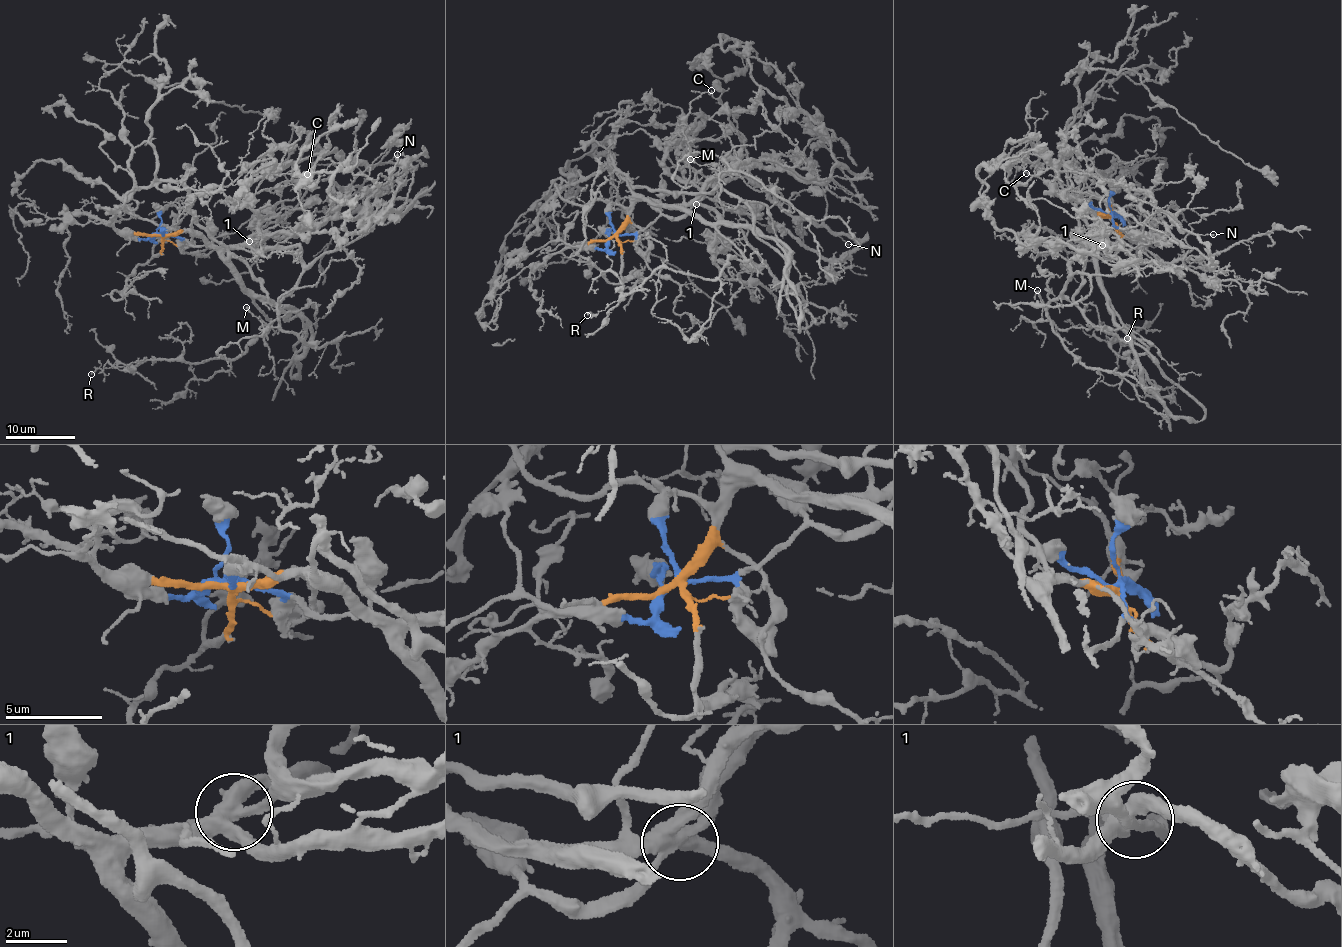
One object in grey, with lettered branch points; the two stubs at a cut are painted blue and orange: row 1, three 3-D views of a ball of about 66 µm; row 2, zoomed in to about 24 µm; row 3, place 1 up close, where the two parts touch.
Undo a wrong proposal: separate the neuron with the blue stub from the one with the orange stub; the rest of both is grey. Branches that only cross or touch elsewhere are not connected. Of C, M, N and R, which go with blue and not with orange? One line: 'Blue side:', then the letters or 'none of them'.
Blue side: C, N

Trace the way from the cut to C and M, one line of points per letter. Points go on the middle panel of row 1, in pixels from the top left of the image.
C: (612, 235), (697, 203), (676, 171), (681, 154), (689, 180), (746, 175), (743, 138), (710, 90)
M: (612, 236), (637, 201), (692, 203), (711, 179), (743, 164), (723, 160), (727, 170), (722, 171), (690, 158)

